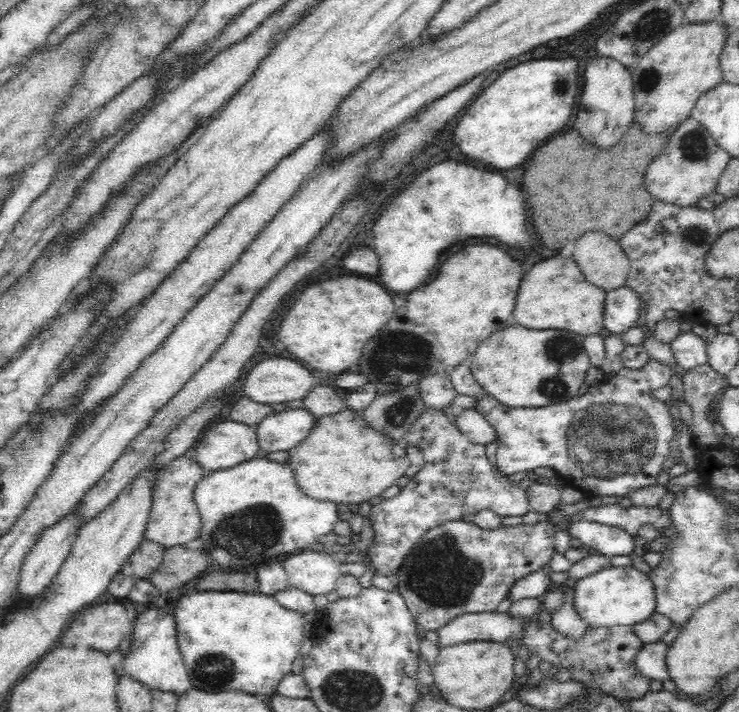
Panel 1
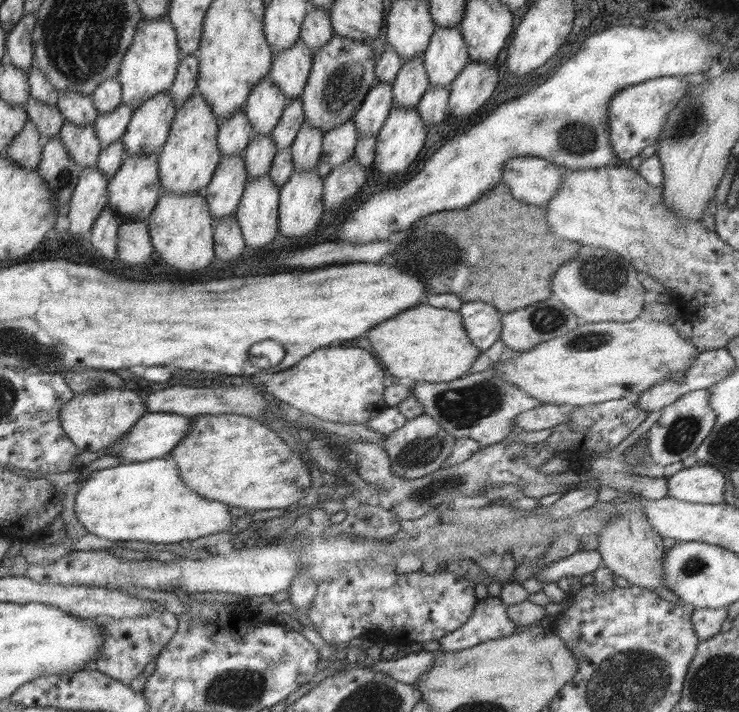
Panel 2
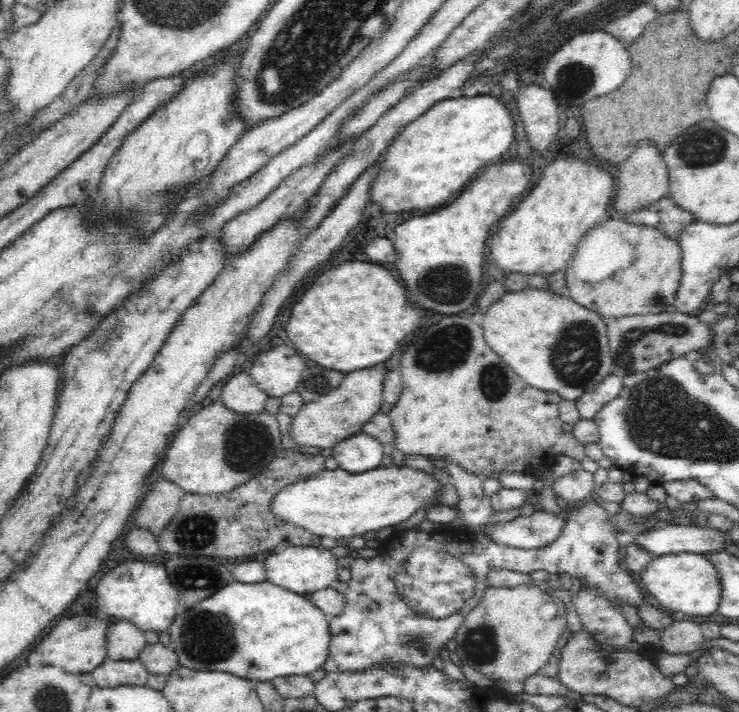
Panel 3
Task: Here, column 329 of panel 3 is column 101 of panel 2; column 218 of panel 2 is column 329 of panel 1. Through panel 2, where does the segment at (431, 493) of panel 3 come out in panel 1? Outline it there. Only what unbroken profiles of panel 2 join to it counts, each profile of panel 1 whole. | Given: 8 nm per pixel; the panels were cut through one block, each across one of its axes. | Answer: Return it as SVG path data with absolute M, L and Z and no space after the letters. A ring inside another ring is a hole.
M266 457L250 458L232 468L222 468L202 476L194 486L193 497L201 517L201 530L196 538L201 542L198 549L212 556L212 560L209 559L208 562L220 564L214 566L220 570L246 570L248 566L264 564L272 556L302 551L312 542L318 542L320 536L333 532L340 519L336 504L304 496L304 492L300 492L296 485L292 469L286 463L275 462Z

